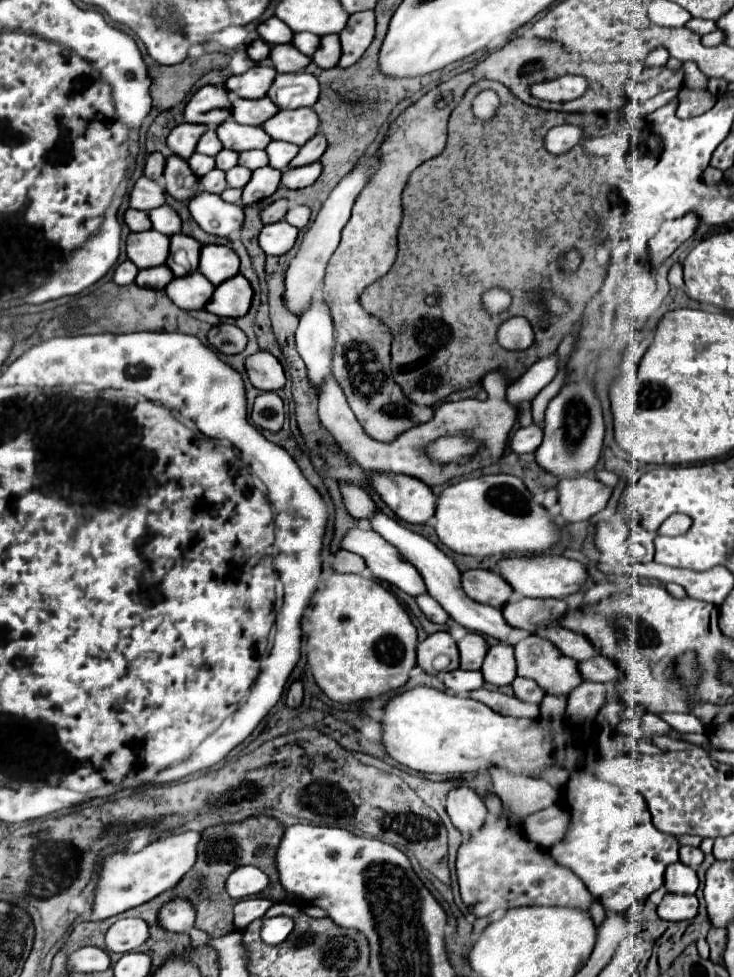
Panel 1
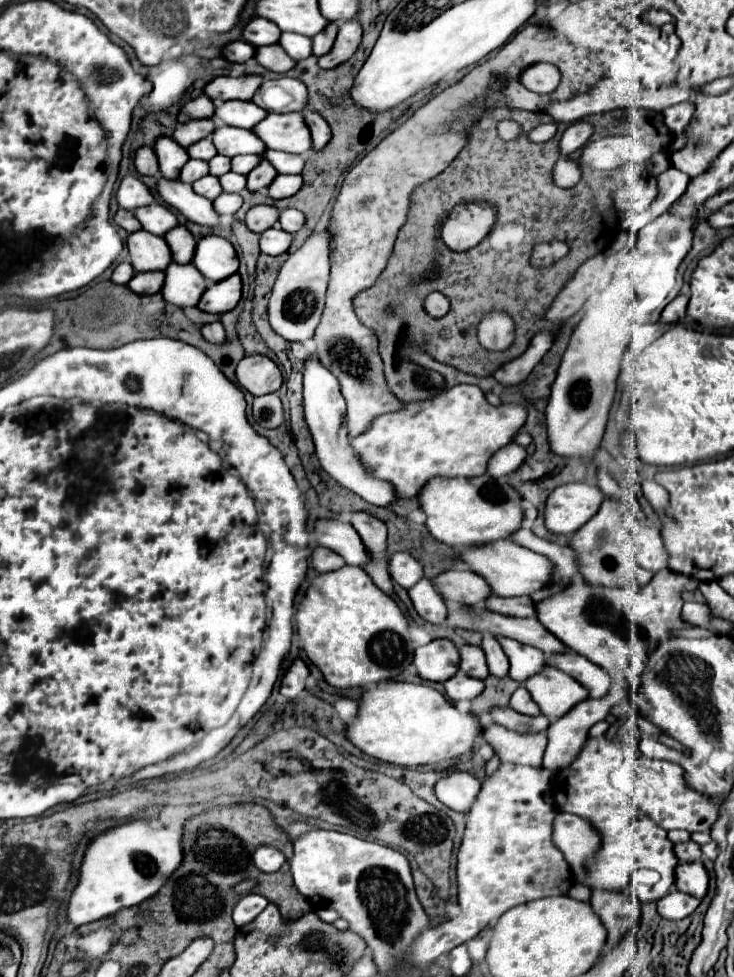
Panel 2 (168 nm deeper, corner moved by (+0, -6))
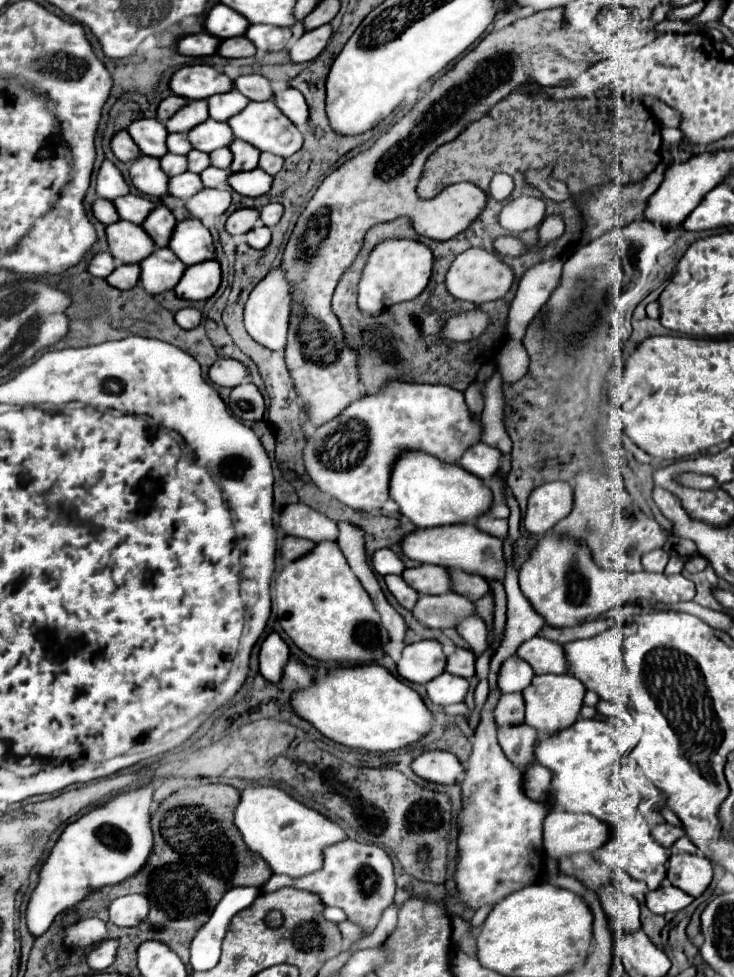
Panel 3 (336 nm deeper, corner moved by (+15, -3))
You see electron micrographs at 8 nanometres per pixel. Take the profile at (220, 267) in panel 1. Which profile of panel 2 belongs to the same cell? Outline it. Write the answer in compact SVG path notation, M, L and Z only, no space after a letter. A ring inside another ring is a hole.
M205 235L197 241L193 265L199 267L199 271L205 275L207 281L217 283L237 273L239 259L229 239L219 235Z

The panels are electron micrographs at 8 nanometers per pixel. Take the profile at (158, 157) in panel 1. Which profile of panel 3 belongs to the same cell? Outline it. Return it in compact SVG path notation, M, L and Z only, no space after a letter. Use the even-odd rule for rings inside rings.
M124 130L124 132L118 132L114 138L112 138L112 152L114 156L120 160L120 162L134 162L142 156L140 148L136 148L132 136Z

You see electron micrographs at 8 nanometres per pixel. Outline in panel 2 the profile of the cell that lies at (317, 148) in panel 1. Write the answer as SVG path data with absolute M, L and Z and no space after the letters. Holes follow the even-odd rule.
M305 111L303 117L305 117L307 127L311 129L313 149L323 149L323 145L327 145L331 139L331 129L329 129L327 121L317 111Z

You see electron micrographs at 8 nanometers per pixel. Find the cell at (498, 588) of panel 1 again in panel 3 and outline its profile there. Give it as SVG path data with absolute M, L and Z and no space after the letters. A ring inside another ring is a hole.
M422 564L418 568L408 568L402 578L420 594L446 594L452 592L452 578L444 566Z

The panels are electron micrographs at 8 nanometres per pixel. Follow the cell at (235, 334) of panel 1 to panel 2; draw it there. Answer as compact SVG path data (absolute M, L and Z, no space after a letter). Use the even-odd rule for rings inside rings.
M217 321L217 323L207 323L201 327L201 333L207 341L211 343L223 343L225 341L225 331L223 331L223 325Z

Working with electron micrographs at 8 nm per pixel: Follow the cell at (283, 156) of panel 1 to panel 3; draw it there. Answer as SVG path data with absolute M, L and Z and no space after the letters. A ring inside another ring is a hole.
M262 152L262 154L260 154L260 164L258 164L258 168L262 168L264 172L268 172L268 174L274 176L276 172L280 172L282 164L284 164L284 158L272 156L270 152Z

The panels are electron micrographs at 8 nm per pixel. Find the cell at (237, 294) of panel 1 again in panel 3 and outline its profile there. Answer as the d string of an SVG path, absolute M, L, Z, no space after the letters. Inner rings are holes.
M208 260L204 264L194 264L192 268L186 268L174 292L178 298L186 298L192 302L208 300L216 294L220 280L222 280L220 264L216 260Z

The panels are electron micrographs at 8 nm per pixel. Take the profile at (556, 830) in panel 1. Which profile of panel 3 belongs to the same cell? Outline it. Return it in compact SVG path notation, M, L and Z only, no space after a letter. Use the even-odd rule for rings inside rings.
M552 810L544 820L544 848L554 862L576 852L594 852L608 842L608 824L592 814Z

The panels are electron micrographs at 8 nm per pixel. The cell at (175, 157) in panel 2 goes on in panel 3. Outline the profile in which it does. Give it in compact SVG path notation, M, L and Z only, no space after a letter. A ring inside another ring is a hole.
M136 120L136 124L128 126L132 140L138 144L142 154L152 158L162 158L168 154L166 148L166 128L158 120Z

